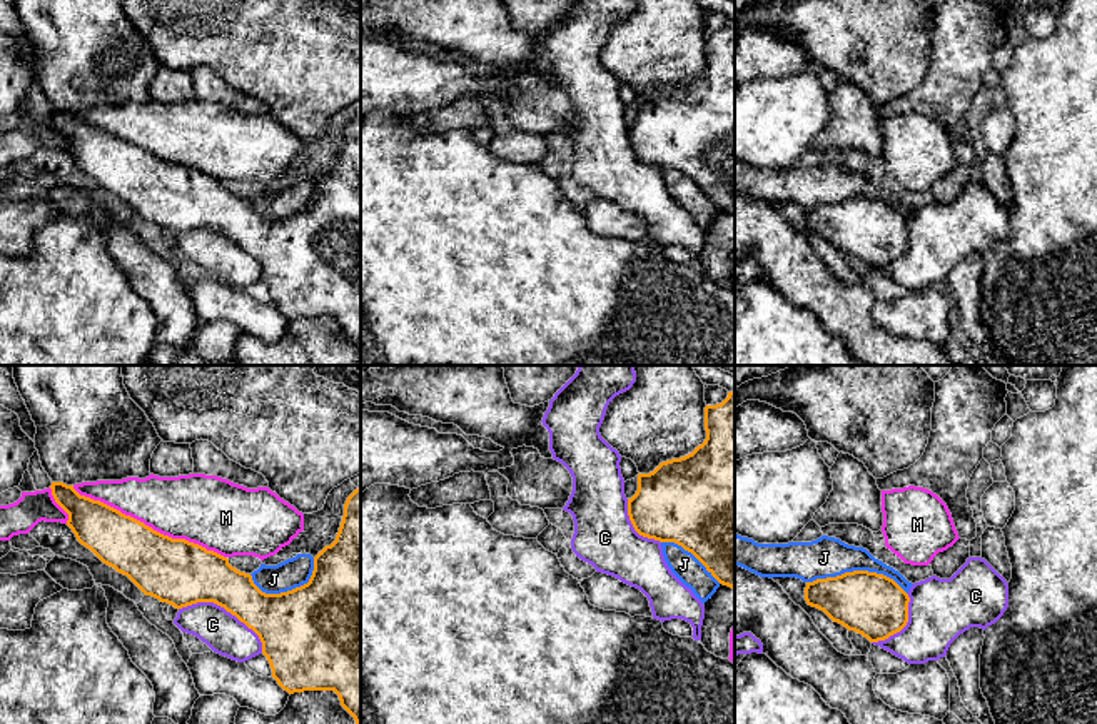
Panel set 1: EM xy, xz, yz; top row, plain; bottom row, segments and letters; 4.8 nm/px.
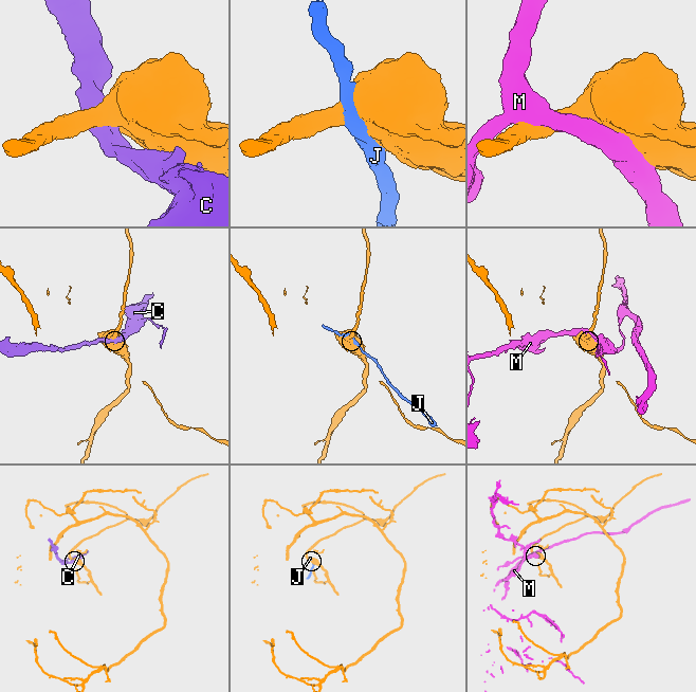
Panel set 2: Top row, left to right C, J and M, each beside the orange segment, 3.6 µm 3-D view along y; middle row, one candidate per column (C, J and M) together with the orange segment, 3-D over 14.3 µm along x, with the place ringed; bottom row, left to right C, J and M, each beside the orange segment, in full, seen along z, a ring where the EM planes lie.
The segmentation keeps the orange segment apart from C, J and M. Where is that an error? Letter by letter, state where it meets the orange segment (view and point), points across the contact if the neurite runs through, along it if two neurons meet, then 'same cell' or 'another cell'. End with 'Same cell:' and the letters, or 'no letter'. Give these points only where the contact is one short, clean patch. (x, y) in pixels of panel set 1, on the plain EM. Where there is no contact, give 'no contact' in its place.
C: xy (227, 237) | another cell
J: yz (857, 197) | another cell
M: xy (147, 152) | another cell
Same cell: no letter

